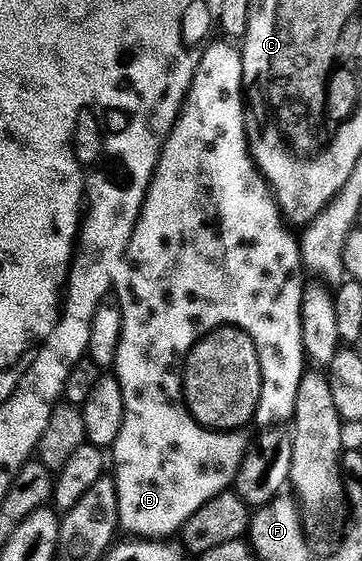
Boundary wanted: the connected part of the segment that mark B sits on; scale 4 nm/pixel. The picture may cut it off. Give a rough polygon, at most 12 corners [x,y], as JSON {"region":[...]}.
{"region":[[200,54],[115,275],[109,451],[163,541],[294,416],[305,270]]}

